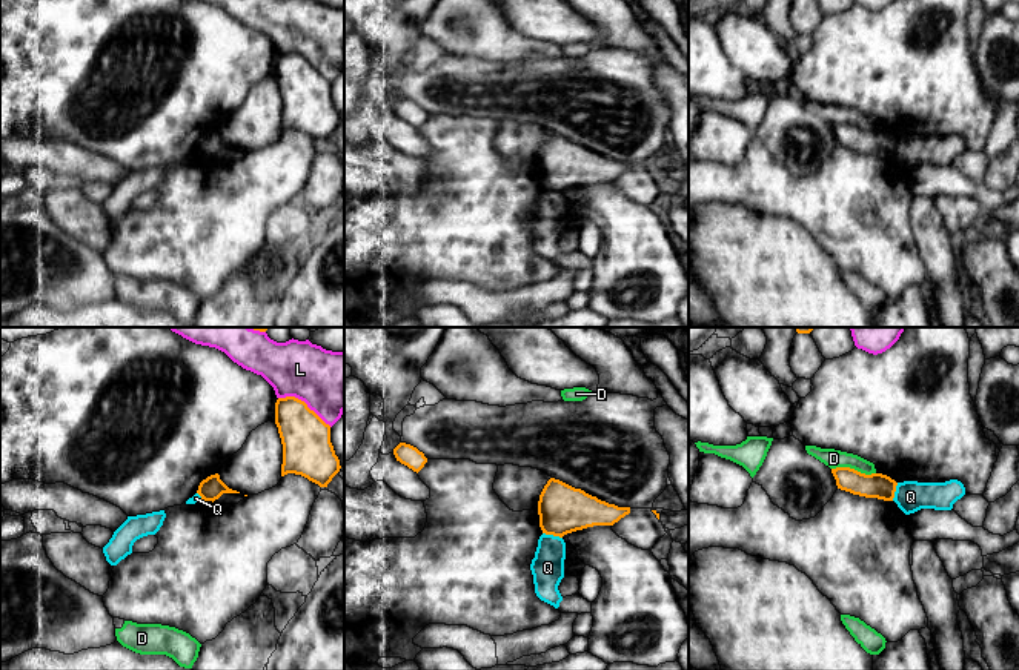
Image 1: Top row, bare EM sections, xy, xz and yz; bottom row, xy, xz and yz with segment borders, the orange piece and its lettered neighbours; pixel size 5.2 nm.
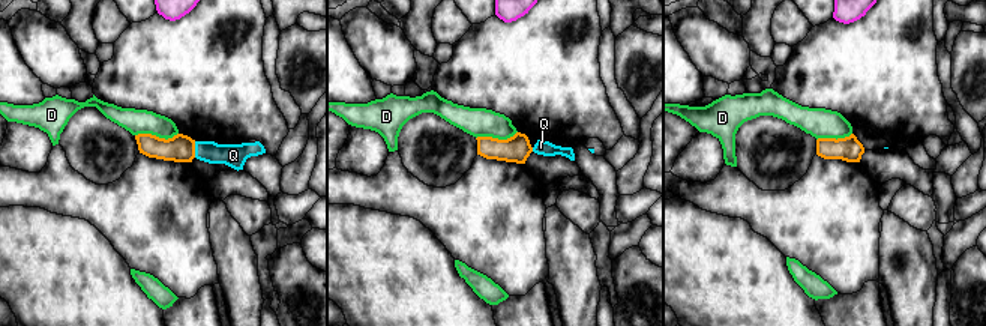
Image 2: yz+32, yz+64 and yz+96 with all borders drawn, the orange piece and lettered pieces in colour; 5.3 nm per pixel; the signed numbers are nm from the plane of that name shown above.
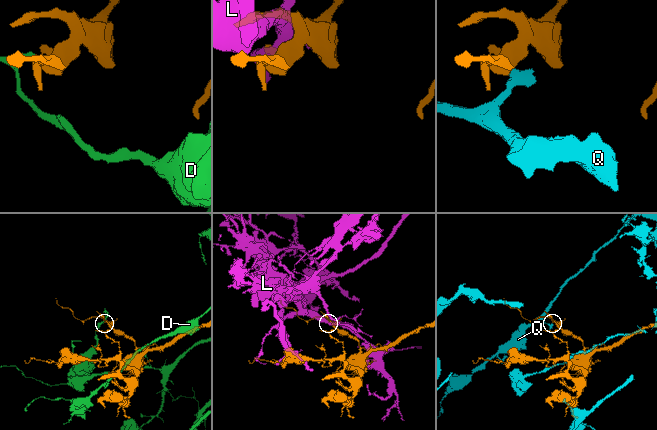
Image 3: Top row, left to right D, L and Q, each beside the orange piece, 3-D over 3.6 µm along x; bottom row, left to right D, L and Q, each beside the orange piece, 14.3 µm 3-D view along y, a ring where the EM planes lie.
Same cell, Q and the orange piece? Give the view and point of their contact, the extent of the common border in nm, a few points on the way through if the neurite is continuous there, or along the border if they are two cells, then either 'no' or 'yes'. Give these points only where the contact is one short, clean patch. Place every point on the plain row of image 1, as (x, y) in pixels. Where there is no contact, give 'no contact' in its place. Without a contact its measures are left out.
contact xz (552, 189); length 110 nm; border xz (543, 188), (561, 194); no

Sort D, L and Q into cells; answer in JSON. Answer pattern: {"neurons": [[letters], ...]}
{"neurons": [["D"], ["L"], ["Q"]]}

